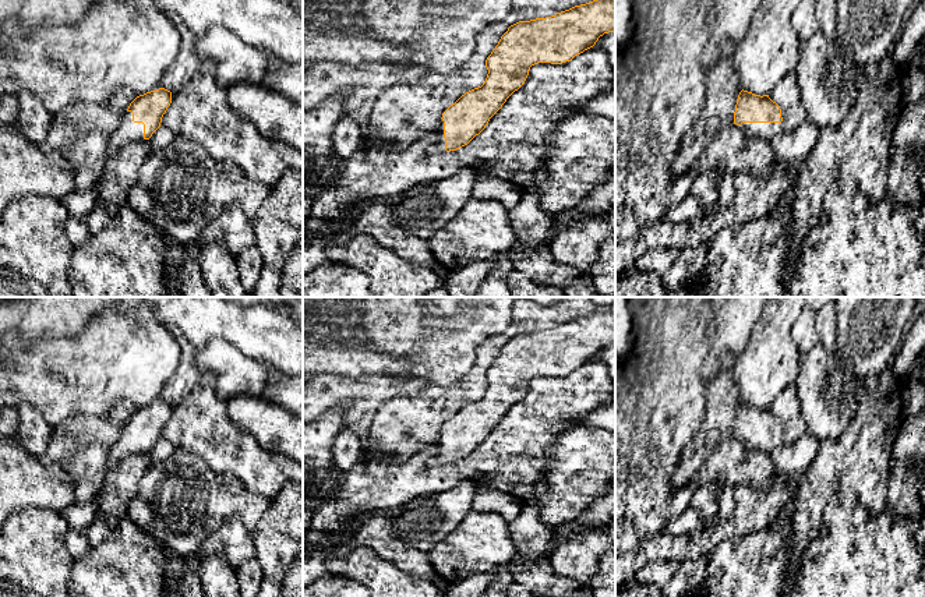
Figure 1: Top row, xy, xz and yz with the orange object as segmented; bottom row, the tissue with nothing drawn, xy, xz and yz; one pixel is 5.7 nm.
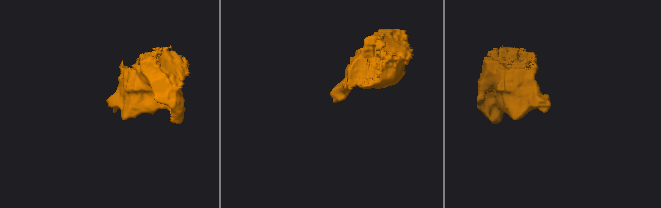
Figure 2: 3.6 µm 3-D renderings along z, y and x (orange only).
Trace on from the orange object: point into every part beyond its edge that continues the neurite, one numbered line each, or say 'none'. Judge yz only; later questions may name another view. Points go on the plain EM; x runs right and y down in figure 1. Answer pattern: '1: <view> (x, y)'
1: yz (768, 444)

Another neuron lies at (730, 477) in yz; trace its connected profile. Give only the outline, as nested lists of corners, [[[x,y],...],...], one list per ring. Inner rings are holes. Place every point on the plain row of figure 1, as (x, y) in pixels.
[[[728,437],[693,474],[698,485],[719,481],[735,488],[742,483],[759,487],[776,476],[770,455],[748,446],[741,438]]]

